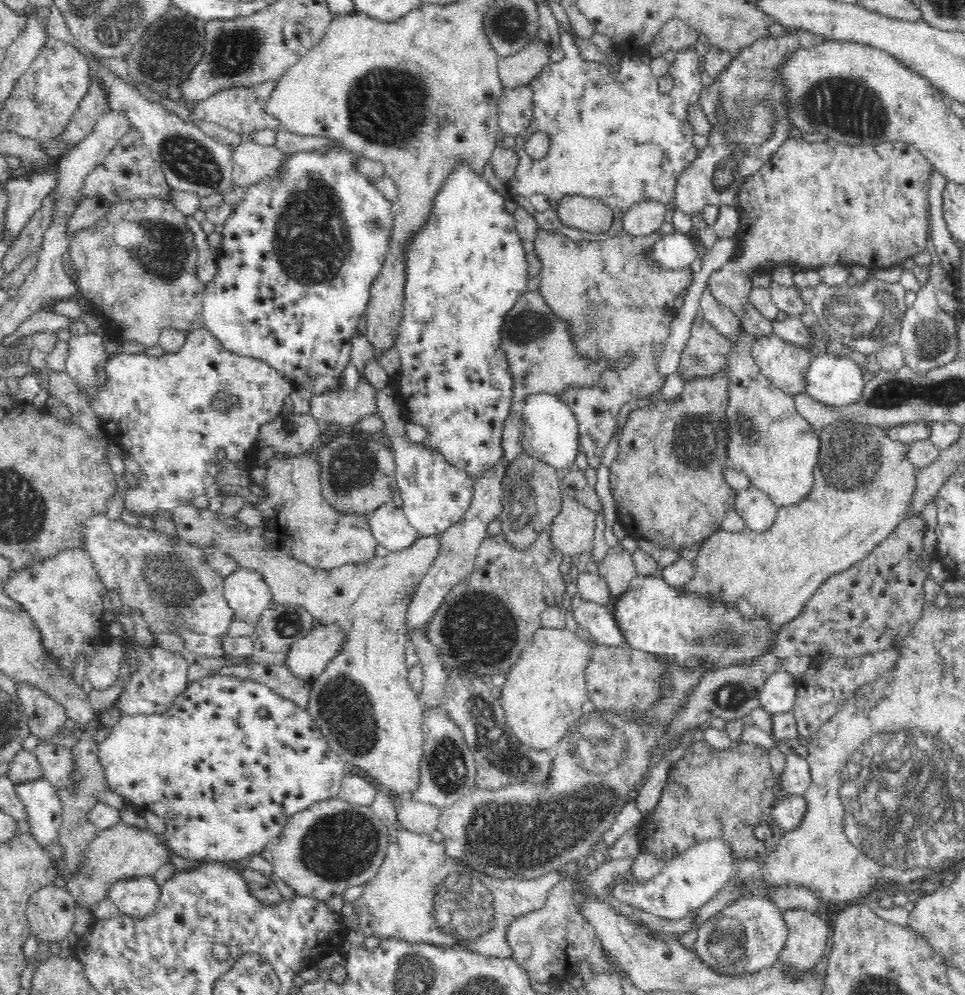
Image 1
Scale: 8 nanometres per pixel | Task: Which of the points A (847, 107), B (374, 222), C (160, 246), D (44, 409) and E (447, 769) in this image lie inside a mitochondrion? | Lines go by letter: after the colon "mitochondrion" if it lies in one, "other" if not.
A: mitochondrion
B: mitochondrion
C: mitochondrion
D: other
E: mitochondrion

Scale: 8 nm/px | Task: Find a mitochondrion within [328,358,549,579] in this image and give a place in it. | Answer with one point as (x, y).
(519, 485)

